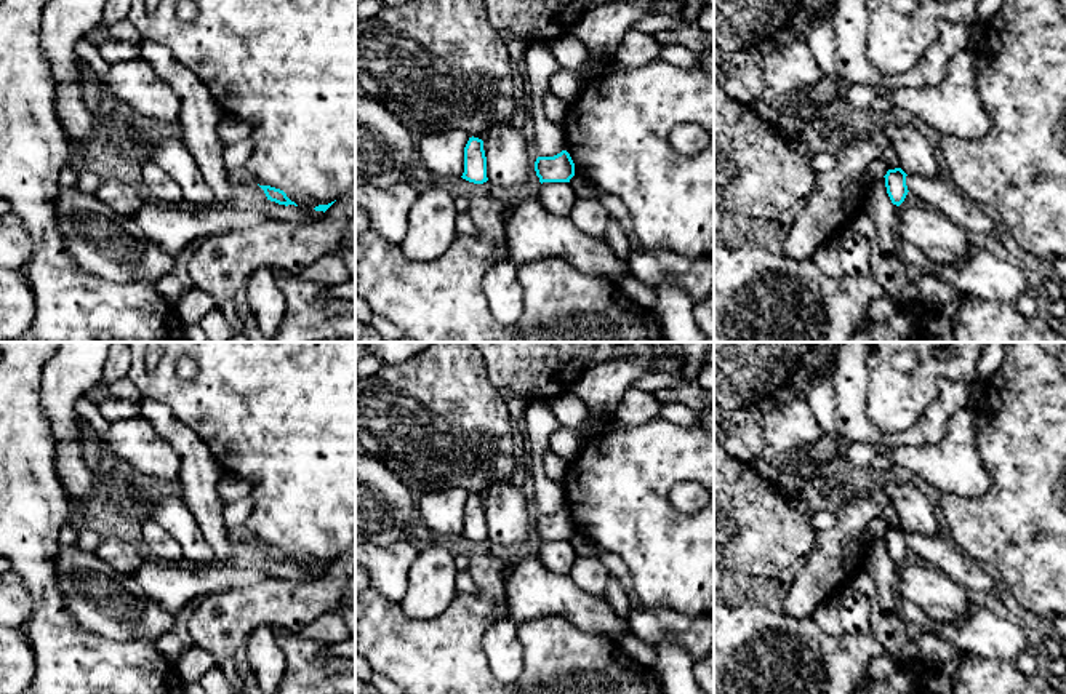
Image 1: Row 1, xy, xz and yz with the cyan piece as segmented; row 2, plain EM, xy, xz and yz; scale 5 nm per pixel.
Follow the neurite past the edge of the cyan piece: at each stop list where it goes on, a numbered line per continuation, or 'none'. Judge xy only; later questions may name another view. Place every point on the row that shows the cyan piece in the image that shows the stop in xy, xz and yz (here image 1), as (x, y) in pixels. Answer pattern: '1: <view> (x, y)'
none

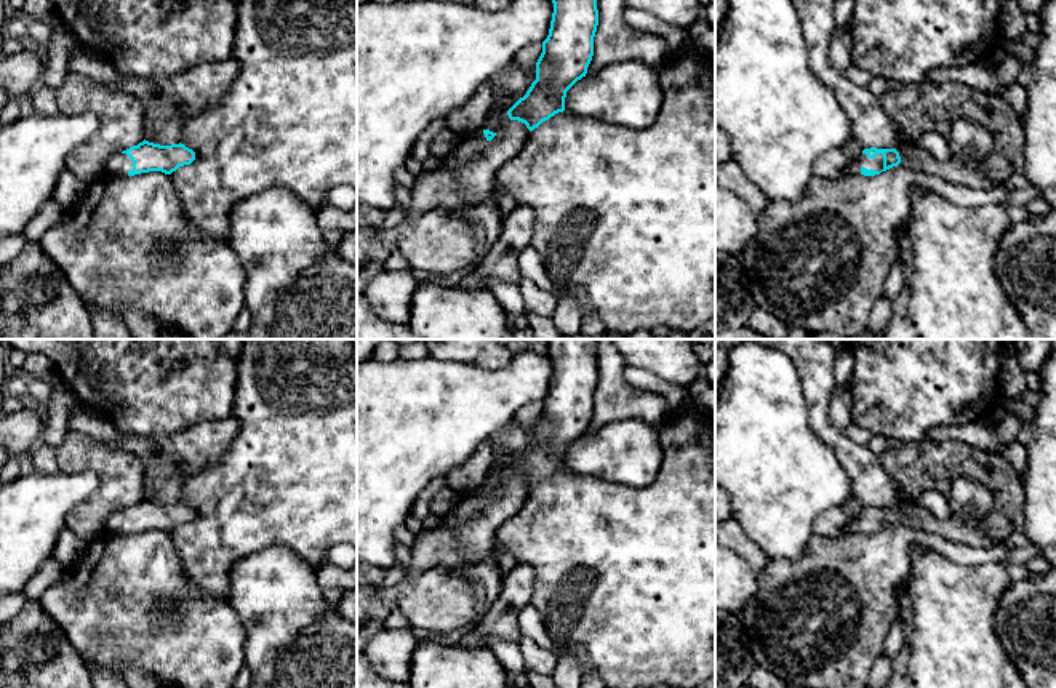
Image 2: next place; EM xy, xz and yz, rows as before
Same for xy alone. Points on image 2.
1: xy (120, 164)

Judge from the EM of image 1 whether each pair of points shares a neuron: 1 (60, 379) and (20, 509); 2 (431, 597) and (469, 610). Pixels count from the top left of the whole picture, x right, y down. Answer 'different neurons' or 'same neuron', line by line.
1: different neurons
2: different neurons

